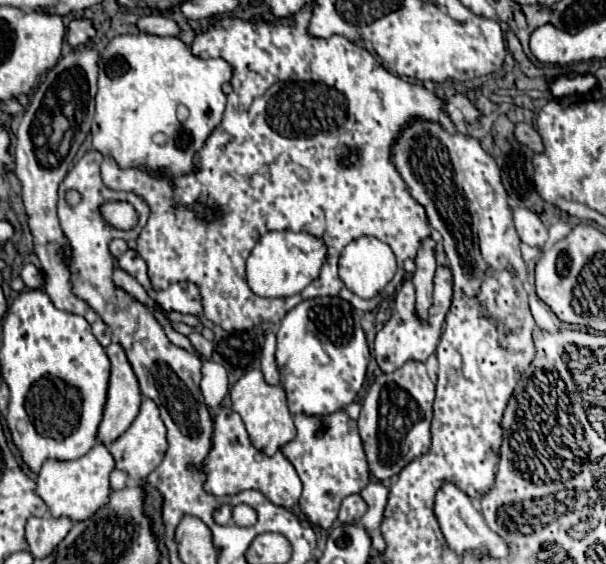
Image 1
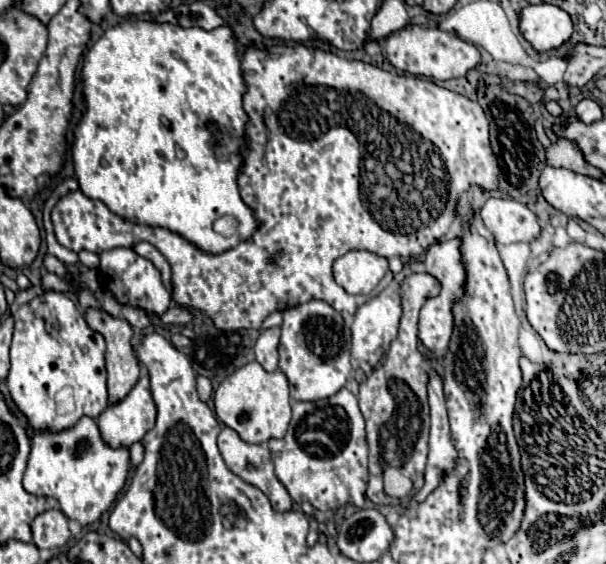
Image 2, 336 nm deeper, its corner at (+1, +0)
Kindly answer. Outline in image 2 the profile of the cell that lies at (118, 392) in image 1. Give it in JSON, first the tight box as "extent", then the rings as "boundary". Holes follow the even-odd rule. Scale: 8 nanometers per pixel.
{"extent":[85,307,139,403],"boundary":[[[89,307],[85,311],[85,321],[91,329],[95,329],[97,333],[101,333],[107,341],[107,353],[105,353],[105,365],[107,365],[107,389],[109,389],[109,403],[117,403],[121,401],[137,383],[139,379],[139,361],[137,355],[133,351],[131,339],[133,339],[133,329],[129,325],[129,321],[125,319],[117,319],[111,317],[107,311],[103,309],[93,309]]]}

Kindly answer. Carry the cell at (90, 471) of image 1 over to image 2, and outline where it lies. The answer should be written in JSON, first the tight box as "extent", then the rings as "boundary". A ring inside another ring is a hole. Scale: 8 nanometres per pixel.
{"extent":[23,417,129,527],"boundary":[[[81,417],[77,425],[63,429],[61,433],[49,433],[49,429],[35,433],[23,487],[33,495],[47,495],[57,499],[61,511],[85,527],[97,521],[113,505],[117,493],[127,481],[129,469],[129,449],[109,447],[101,437],[95,419]]]}

